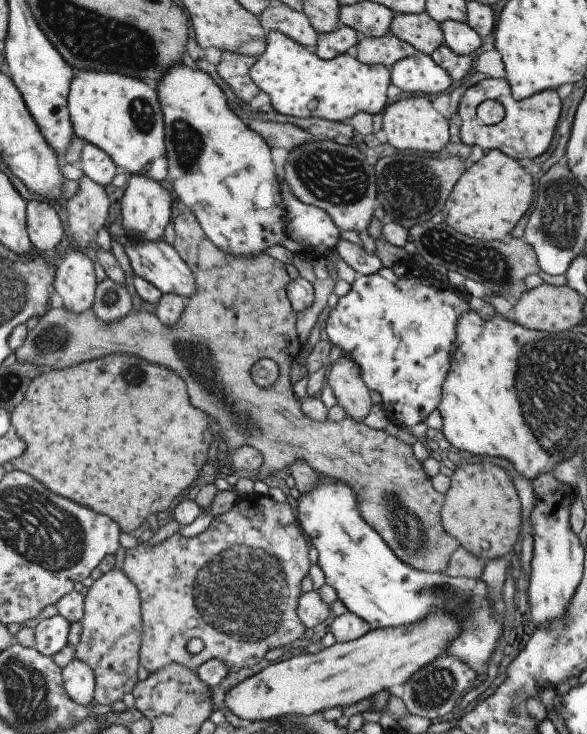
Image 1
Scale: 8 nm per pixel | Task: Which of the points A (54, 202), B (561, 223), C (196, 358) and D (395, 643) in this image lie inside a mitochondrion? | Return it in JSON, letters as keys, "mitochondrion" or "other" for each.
{"A":"other","B":"mitochondrion","C":"mitochondrion","D":"other"}

